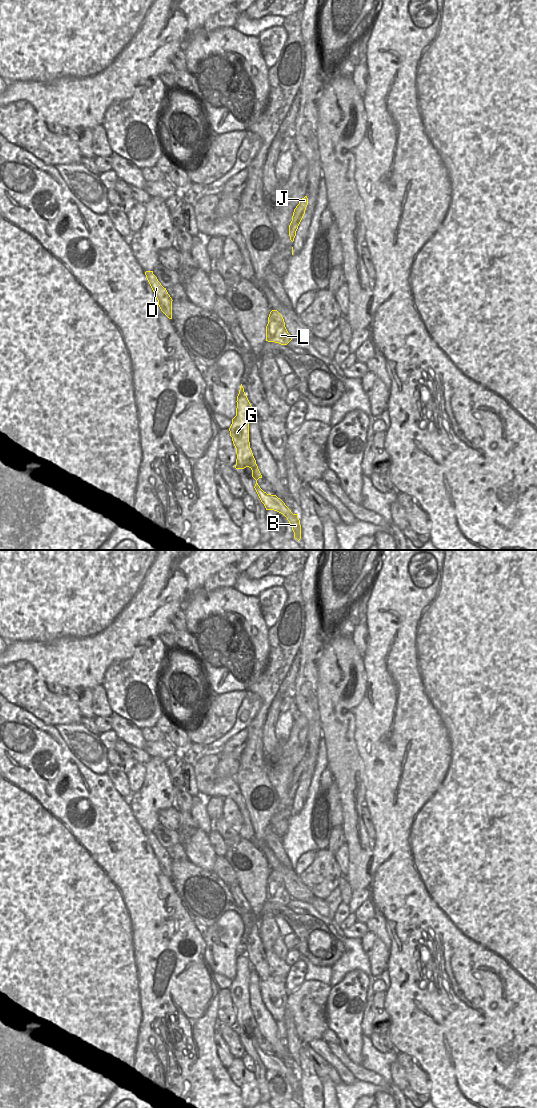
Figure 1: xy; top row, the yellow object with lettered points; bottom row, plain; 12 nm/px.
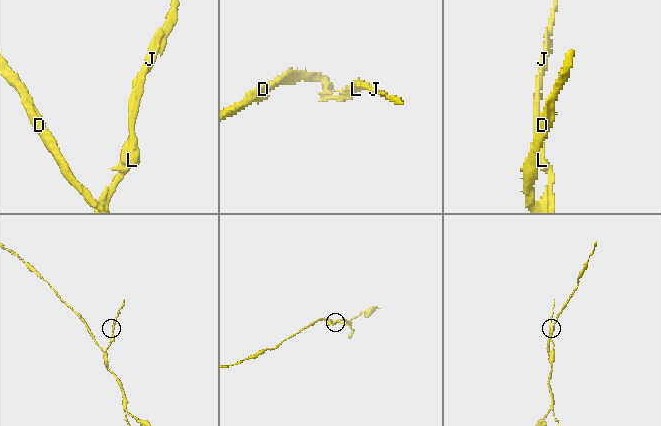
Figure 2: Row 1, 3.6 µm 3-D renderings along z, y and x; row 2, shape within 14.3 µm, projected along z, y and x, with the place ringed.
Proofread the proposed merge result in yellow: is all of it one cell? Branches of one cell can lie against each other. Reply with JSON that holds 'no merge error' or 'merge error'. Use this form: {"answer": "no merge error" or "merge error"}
{"answer": "merge error"}

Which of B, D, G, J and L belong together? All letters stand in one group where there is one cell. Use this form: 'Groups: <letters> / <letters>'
Groups: B D G / J L

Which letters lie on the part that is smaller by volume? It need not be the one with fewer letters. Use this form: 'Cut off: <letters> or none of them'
Cut off: J, L

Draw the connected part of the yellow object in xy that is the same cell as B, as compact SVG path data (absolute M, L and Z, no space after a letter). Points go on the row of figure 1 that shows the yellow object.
M245 393L238 394L236 402L236 416L232 419L232 424L229 428L237 454L235 468L244 469L249 467L252 470L252 477L256 480L254 488L266 510L274 510L283 514L292 527L294 538L299 541L301 539L301 525L298 514L293 514L280 498L276 495L267 494L257 483L257 480L262 478L262 475L249 442L249 414L252 406Z

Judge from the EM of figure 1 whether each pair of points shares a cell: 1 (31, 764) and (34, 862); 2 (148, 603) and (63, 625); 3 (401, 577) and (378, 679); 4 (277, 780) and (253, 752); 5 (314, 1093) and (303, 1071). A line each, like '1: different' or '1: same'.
1: same
2: same
3: same
4: different
5: same

